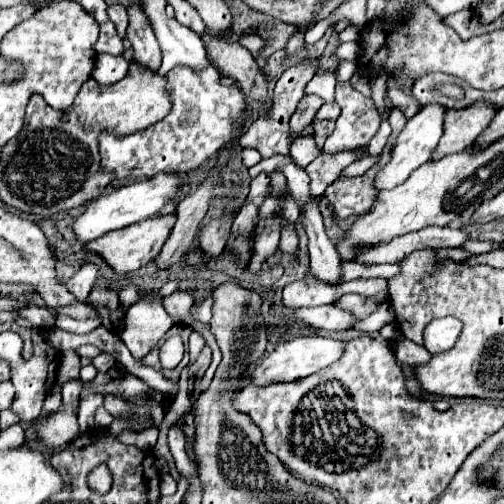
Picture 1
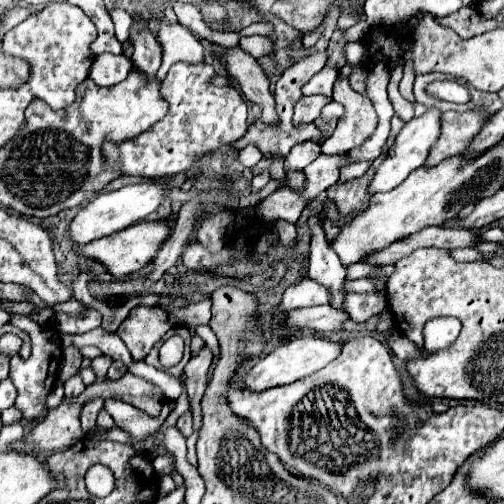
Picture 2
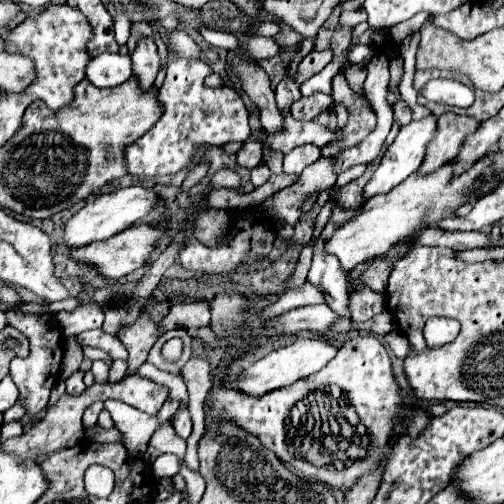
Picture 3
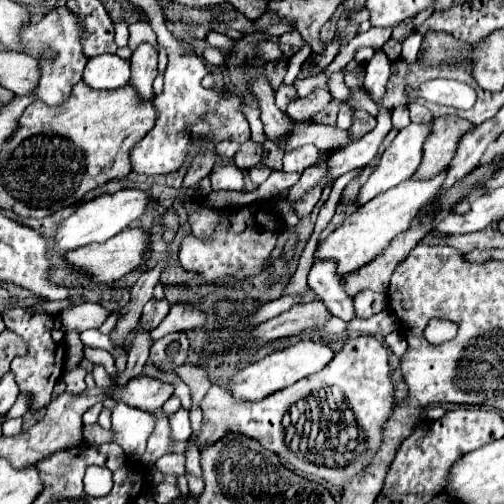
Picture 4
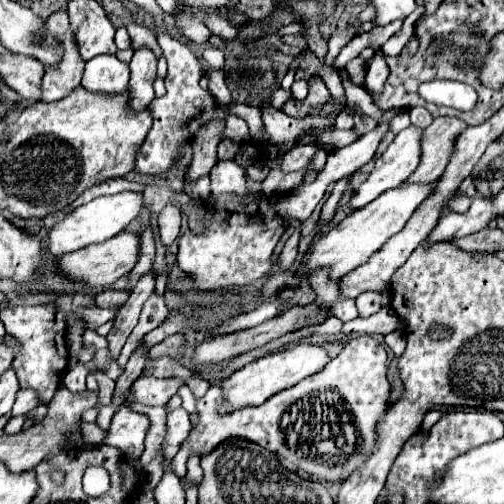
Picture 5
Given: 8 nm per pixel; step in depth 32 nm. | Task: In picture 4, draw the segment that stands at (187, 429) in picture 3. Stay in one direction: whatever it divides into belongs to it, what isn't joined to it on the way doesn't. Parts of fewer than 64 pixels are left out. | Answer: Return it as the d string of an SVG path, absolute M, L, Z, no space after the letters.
M184 408L176 410L170 418L170 440L172 442L180 442L180 440L188 440L190 434L192 434L192 428L190 428L190 418L188 418L188 412Z

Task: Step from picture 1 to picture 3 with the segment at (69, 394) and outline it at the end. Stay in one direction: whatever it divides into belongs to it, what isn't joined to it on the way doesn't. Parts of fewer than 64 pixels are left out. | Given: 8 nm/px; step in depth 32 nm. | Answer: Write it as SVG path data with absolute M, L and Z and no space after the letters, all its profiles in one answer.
M78 370L78 372L70 374L70 376L66 378L66 392L68 392L68 394L82 394L82 392L86 390L82 378L84 378L84 370Z

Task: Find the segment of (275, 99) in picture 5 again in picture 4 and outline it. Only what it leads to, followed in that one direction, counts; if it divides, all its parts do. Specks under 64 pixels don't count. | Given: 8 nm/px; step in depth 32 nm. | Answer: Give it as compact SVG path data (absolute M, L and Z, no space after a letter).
M280 86L280 88L276 88L274 90L274 98L276 98L276 106L278 108L286 108L292 100L296 100L298 96L296 96L296 90L294 90L294 86Z

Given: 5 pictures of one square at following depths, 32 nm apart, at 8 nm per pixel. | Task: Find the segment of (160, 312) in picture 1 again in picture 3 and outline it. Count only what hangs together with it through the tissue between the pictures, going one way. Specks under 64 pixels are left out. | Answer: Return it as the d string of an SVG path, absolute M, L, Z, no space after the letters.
M140 312L138 320L132 326L120 330L120 340L122 340L122 344L128 350L128 369L126 375L136 374L140 364L146 362L148 352L150 352L152 344L158 338L156 336L158 328L160 328L158 322L152 322L146 312Z

